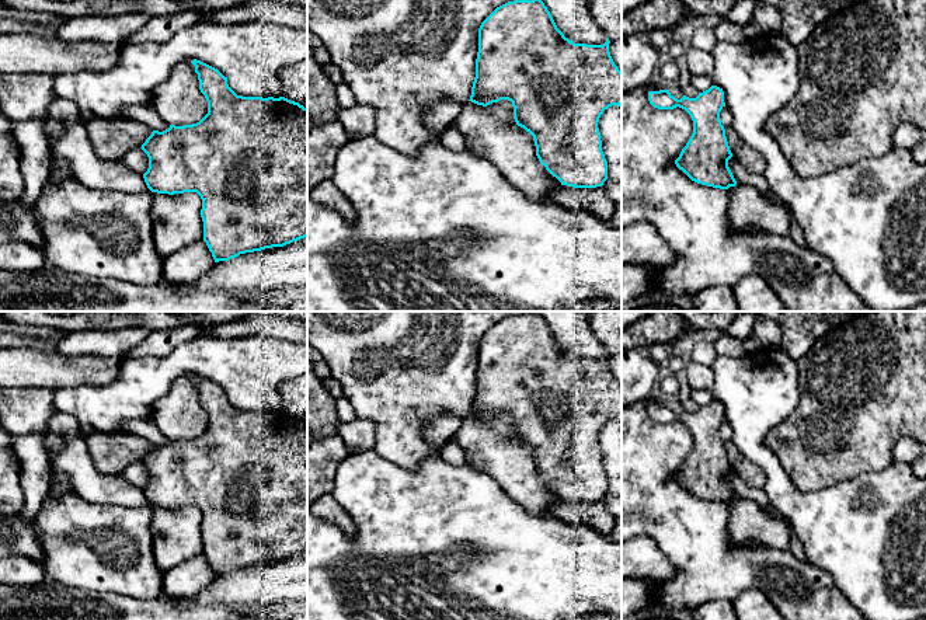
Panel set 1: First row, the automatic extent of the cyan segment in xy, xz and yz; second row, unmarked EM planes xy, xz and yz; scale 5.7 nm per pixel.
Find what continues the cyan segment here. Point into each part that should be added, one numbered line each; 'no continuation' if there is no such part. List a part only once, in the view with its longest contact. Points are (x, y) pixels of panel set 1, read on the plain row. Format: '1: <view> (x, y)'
no continuation

